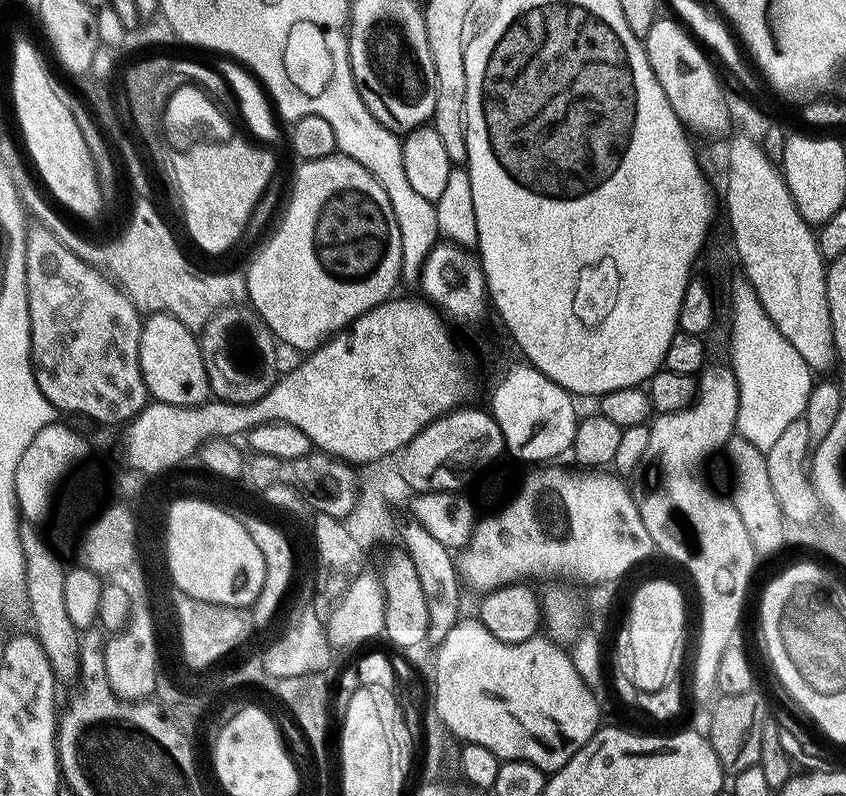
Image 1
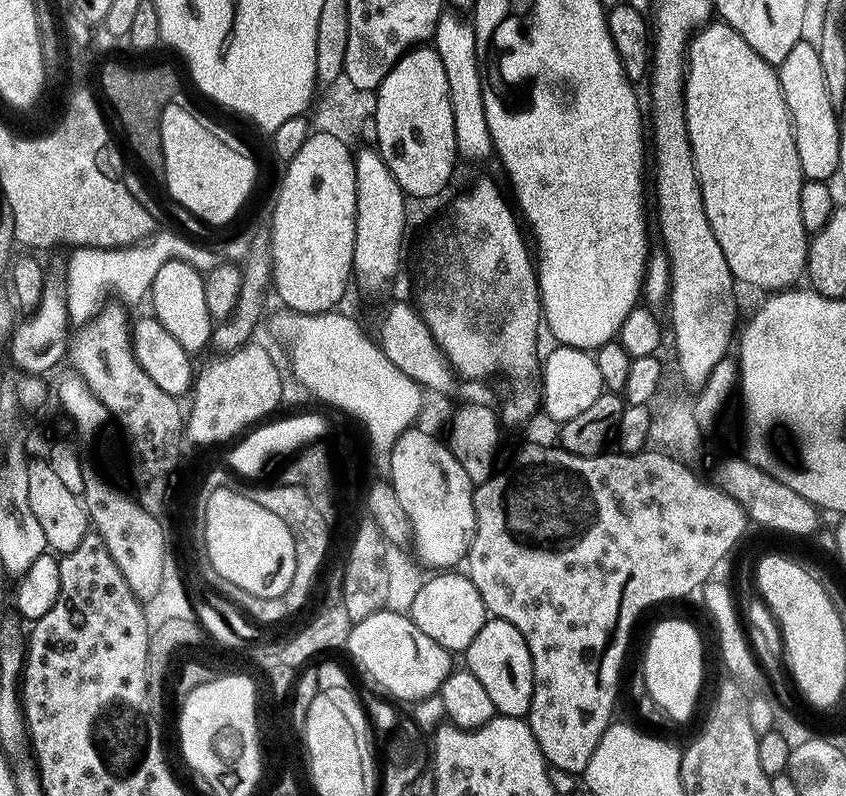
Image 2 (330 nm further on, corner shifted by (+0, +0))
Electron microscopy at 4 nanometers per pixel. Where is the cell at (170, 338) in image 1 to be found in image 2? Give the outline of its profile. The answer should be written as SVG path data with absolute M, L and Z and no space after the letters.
M172 259L162 266L155 275L150 291L151 315L156 317L166 330L181 344L182 350L189 354L197 354L205 347L209 347L212 339L214 318L206 306L206 290L204 289L204 276L194 266L186 262Z

